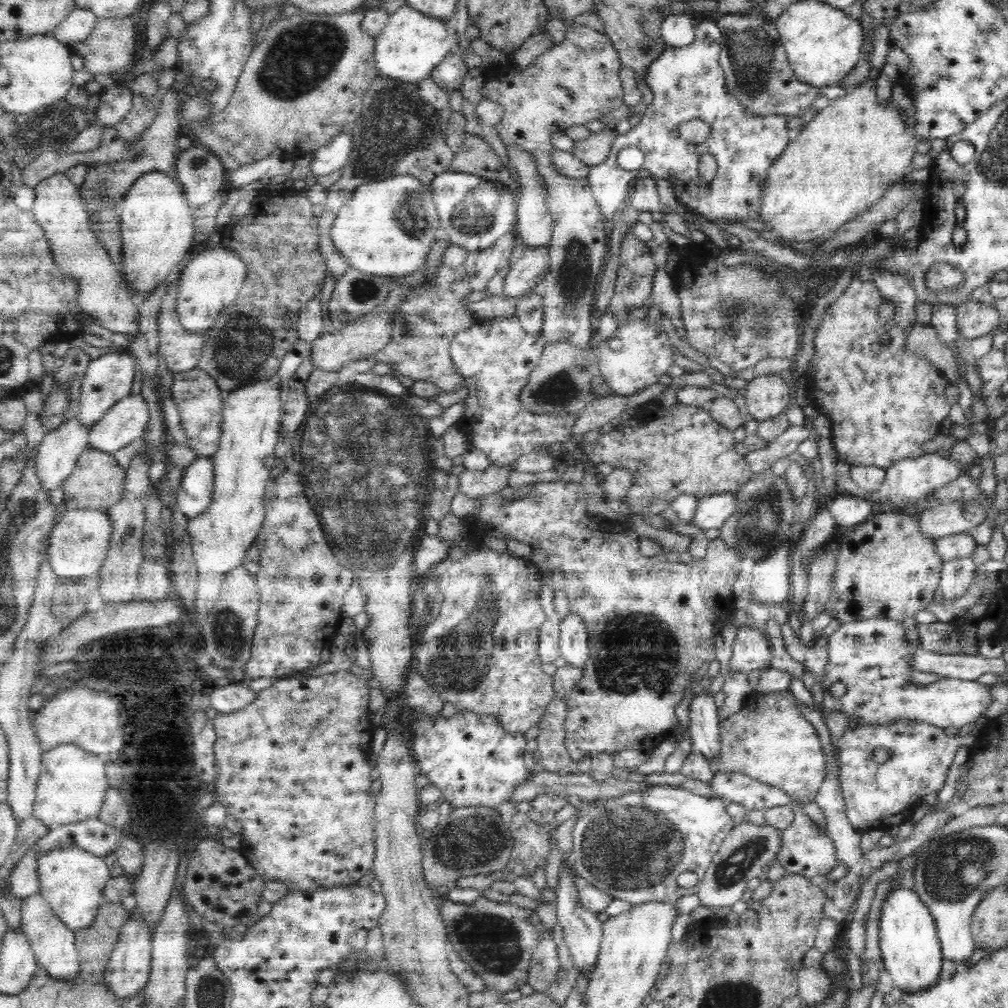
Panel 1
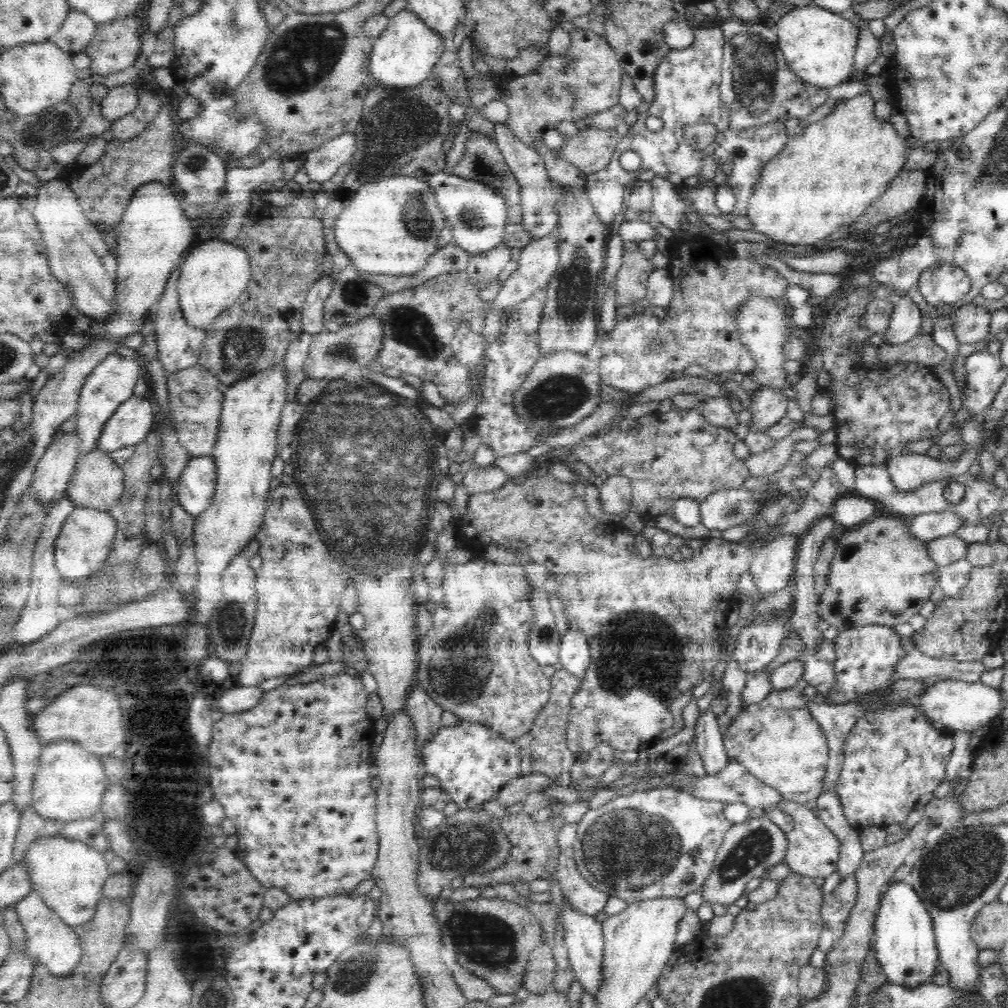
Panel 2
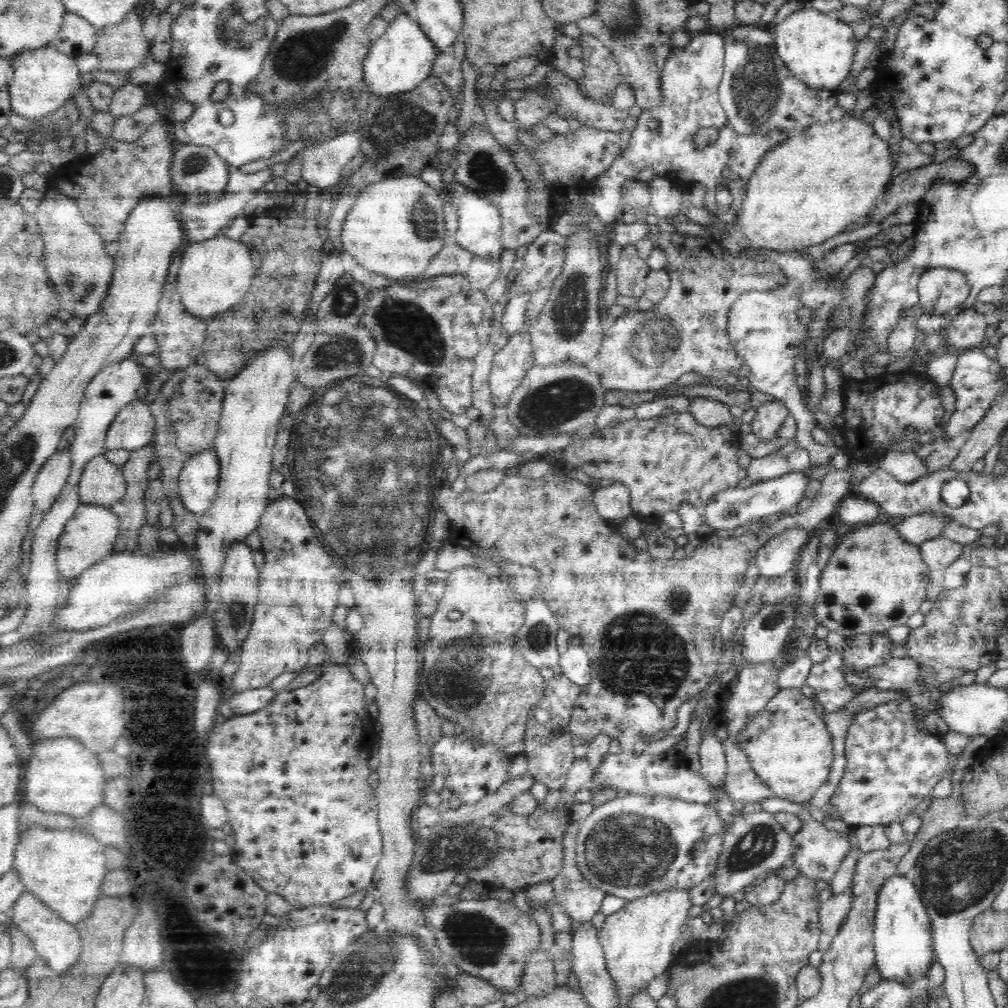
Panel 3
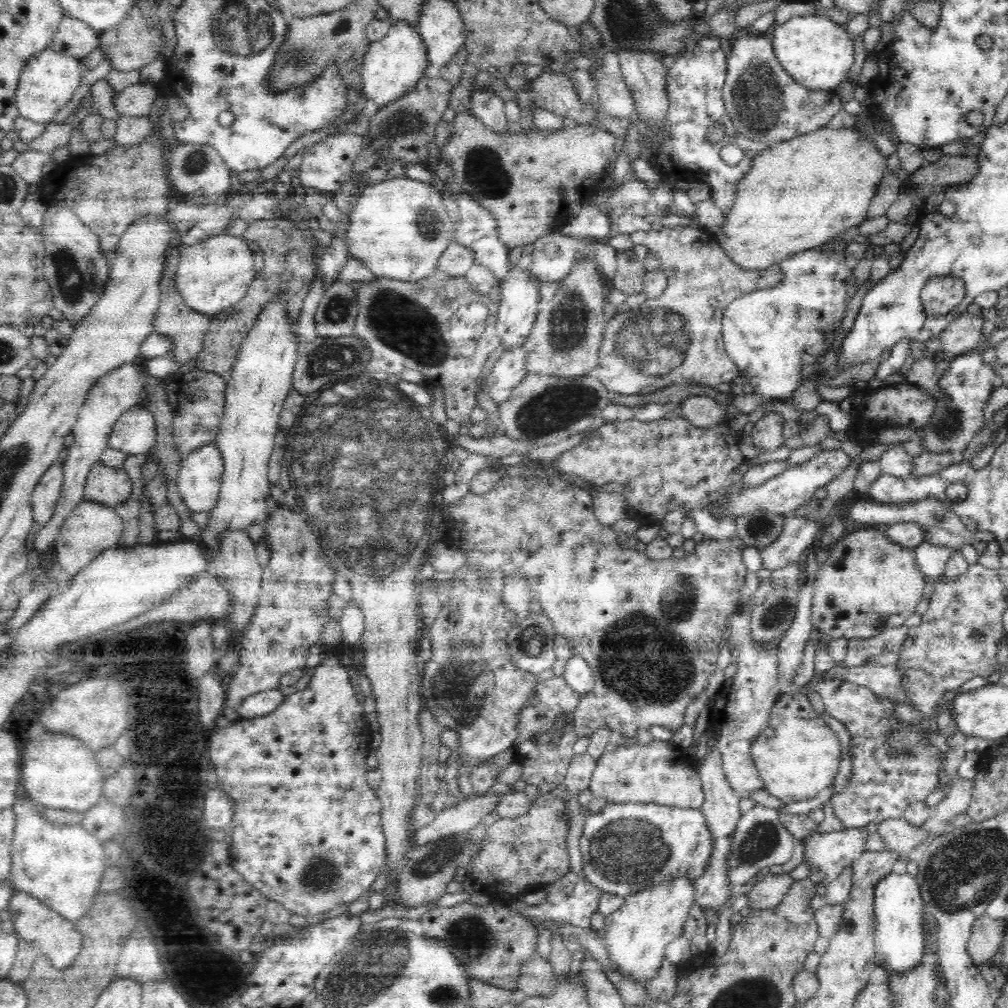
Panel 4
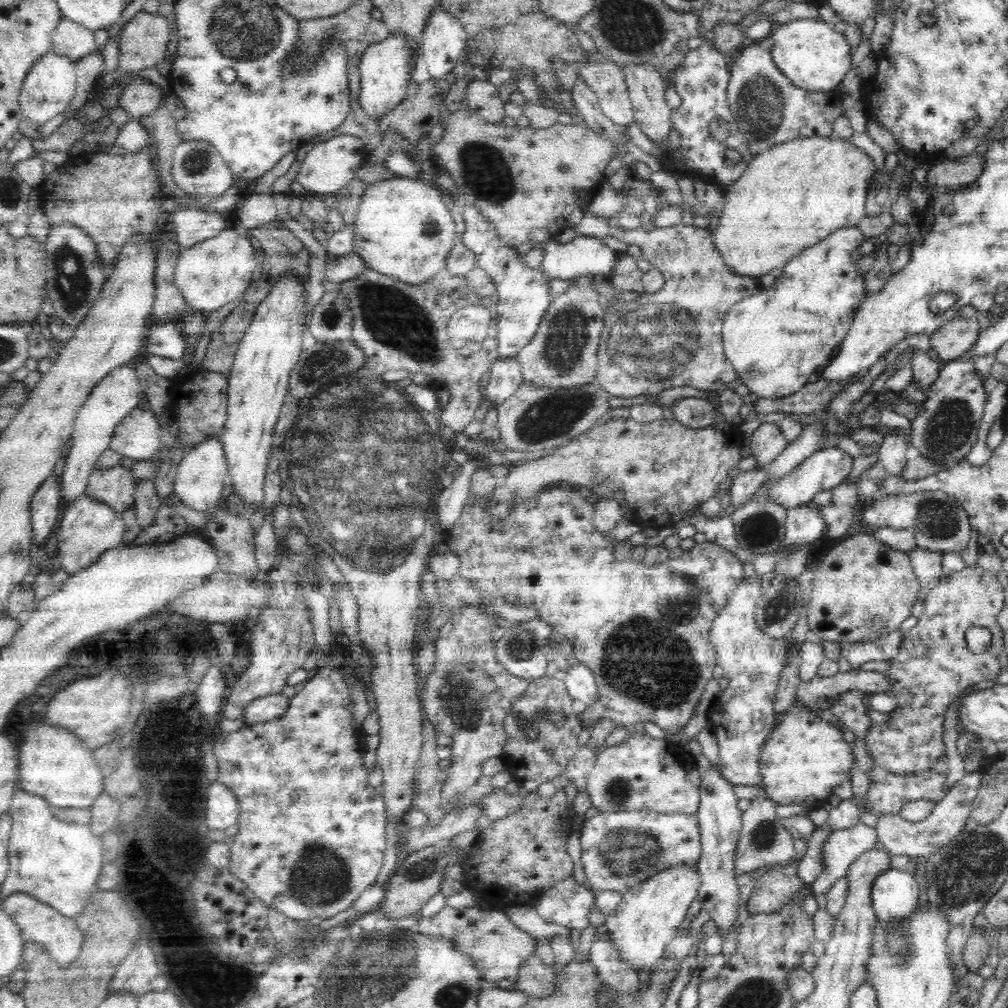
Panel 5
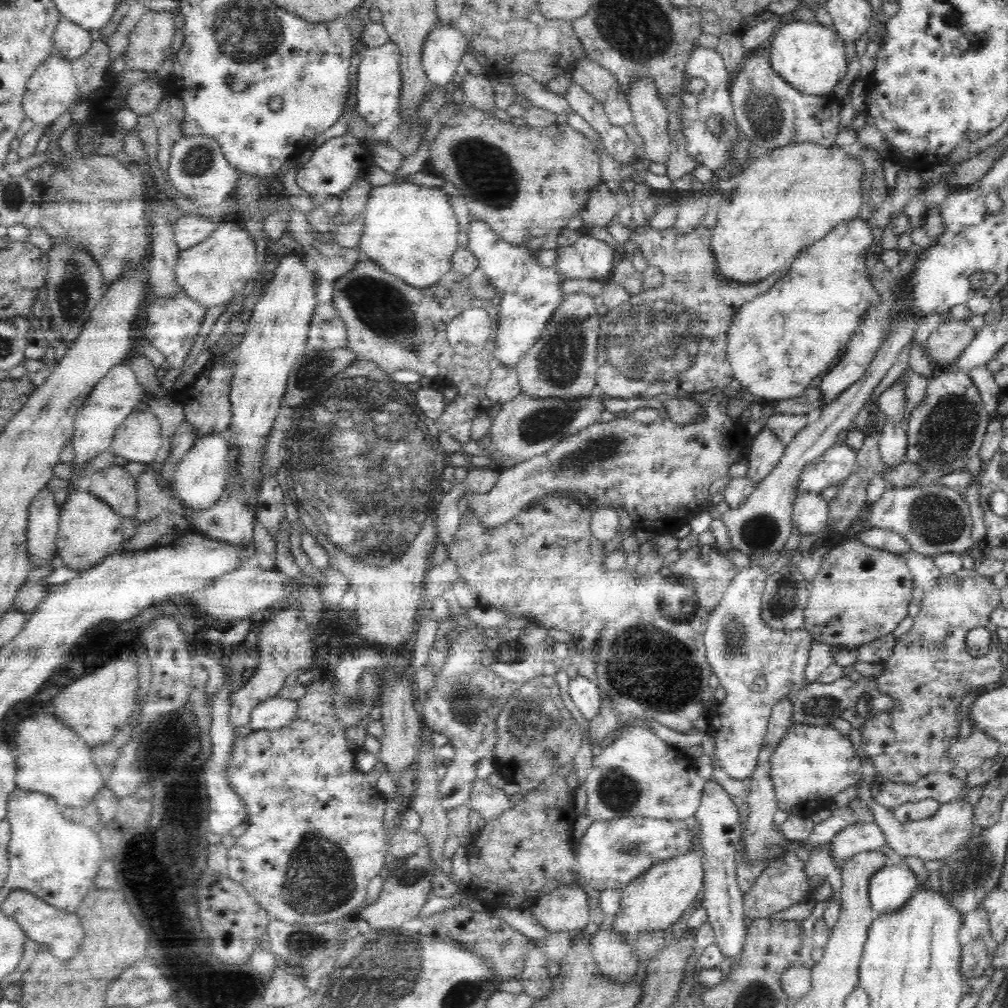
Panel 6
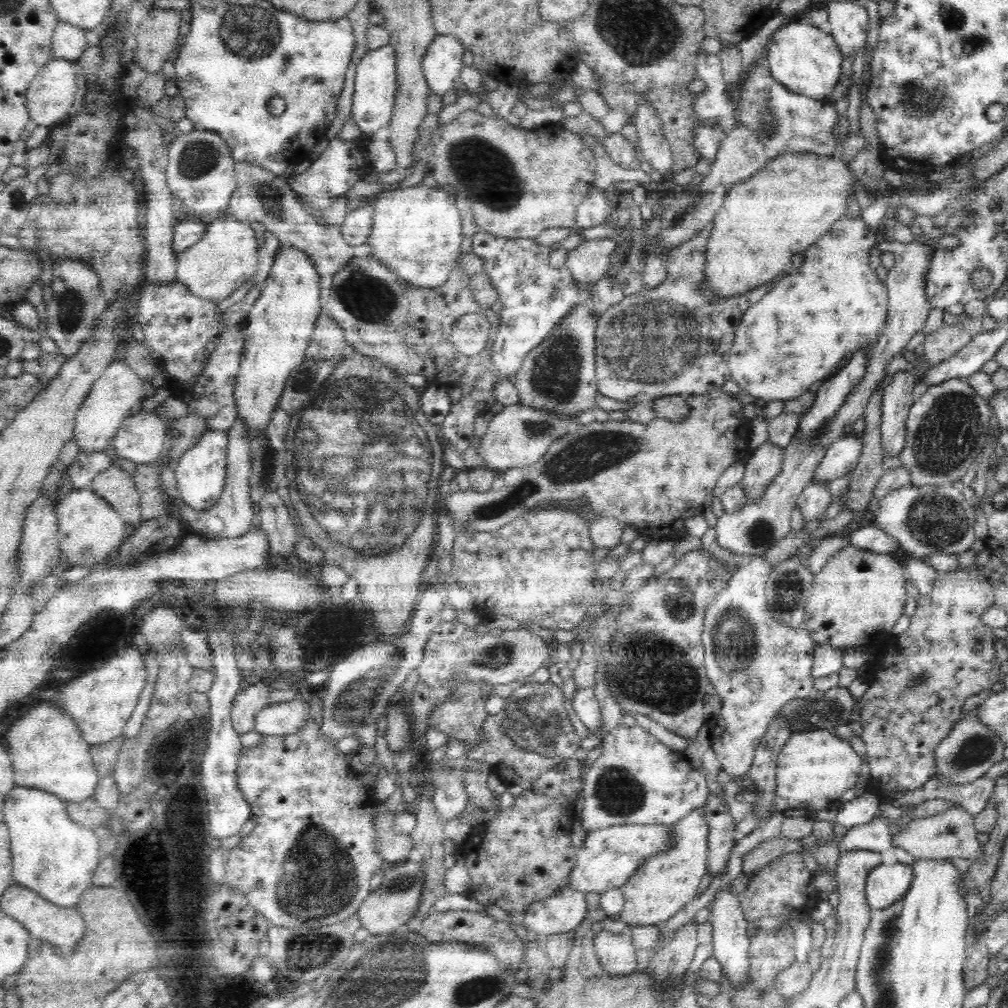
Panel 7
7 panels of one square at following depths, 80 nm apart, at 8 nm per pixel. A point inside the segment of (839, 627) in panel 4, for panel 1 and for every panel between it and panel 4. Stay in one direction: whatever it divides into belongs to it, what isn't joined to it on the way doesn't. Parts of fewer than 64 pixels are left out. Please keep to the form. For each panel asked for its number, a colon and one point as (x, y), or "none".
1: (886, 568)
2: (880, 574)
3: (874, 581)

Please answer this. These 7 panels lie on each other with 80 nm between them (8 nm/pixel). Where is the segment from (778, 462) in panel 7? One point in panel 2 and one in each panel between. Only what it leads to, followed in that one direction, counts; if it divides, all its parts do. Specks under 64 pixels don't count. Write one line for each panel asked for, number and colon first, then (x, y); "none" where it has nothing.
2: (768, 405)
3: (768, 417)
4: (767, 435)
5: (766, 442)
6: (765, 451)

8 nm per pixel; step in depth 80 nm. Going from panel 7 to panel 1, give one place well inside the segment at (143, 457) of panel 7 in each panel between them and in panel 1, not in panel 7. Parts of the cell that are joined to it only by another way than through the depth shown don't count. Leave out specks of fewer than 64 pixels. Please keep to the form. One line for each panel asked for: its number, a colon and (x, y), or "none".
1: (126, 420)
2: (132, 421)
3: (134, 426)
4: (134, 433)
5: (138, 436)
6: (138, 439)

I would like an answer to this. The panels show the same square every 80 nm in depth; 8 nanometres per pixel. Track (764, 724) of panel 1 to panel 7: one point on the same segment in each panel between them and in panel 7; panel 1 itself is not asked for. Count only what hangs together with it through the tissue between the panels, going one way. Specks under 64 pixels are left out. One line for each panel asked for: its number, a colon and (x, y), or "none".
2: (778, 741)
3: (789, 747)
4: (798, 756)
5: (804, 757)
6: (811, 762)
7: (818, 764)

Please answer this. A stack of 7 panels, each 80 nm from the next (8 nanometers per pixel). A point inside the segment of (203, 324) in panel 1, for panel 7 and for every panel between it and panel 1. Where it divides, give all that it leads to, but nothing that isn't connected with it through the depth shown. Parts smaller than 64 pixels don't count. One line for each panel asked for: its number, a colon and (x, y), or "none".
2: (215, 274)
3: (215, 274)
4: (211, 276)
5: (211, 273)
6: (214, 271)
7: (226, 256)

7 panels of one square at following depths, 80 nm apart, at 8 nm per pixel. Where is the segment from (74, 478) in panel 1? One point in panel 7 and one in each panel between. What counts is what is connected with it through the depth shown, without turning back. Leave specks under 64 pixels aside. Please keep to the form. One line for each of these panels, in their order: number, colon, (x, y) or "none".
2: (97, 482)
3: (102, 483)
4: (107, 485)
5: (115, 486)
6: (114, 485)
7: (115, 485)

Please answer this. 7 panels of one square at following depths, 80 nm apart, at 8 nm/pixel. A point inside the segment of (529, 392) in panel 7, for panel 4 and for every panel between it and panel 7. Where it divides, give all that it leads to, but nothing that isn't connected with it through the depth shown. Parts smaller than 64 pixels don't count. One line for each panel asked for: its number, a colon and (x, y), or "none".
4: (565, 340)
5: (563, 354)
6: (562, 365)

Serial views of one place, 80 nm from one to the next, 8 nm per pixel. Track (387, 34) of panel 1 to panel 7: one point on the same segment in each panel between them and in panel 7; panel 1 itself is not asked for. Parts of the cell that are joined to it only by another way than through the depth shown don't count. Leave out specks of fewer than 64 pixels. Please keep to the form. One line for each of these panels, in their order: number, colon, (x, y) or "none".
2: (404, 54)
3: (398, 61)
4: (393, 66)
5: (386, 68)
6: (378, 88)
7: (373, 100)

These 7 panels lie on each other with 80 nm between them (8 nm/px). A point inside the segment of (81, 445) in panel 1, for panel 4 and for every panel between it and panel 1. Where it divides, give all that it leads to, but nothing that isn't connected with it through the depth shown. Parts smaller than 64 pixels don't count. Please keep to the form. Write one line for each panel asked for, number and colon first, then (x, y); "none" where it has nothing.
2: (58, 463)
3: (53, 476)
4: (45, 496)

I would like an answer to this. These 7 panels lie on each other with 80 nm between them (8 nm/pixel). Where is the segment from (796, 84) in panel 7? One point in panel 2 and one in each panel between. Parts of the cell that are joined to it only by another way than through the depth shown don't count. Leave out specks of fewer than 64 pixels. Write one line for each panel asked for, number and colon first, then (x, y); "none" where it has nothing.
2: (819, 45)
3: (818, 49)
4: (818, 53)
5: (815, 57)
6: (812, 58)

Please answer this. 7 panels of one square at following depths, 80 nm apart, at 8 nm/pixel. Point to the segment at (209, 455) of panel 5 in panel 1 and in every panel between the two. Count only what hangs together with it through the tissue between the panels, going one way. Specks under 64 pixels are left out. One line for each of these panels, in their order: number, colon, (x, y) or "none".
1: (195, 493)
2: (195, 490)
3: (198, 480)
4: (198, 482)

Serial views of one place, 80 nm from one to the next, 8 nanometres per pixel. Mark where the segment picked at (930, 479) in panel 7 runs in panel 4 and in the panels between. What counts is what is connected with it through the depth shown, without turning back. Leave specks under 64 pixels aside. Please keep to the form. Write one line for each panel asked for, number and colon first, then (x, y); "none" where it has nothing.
4: (967, 383)
5: (946, 429)
6: (947, 428)

